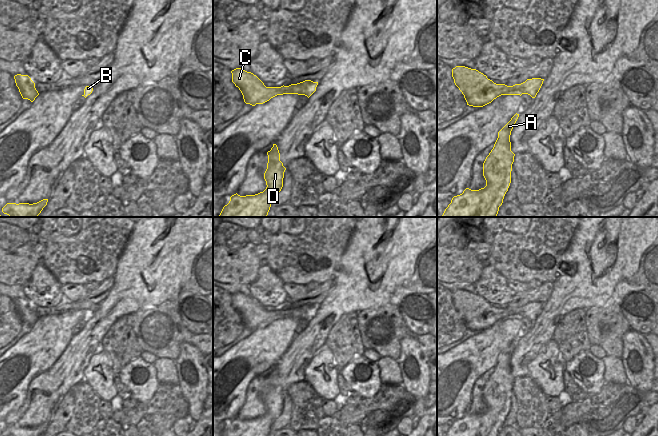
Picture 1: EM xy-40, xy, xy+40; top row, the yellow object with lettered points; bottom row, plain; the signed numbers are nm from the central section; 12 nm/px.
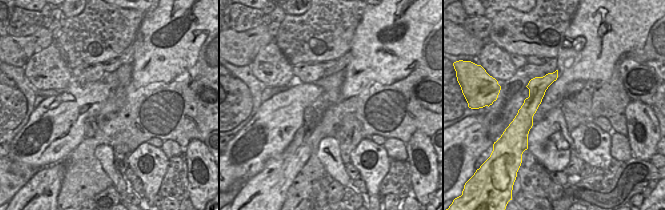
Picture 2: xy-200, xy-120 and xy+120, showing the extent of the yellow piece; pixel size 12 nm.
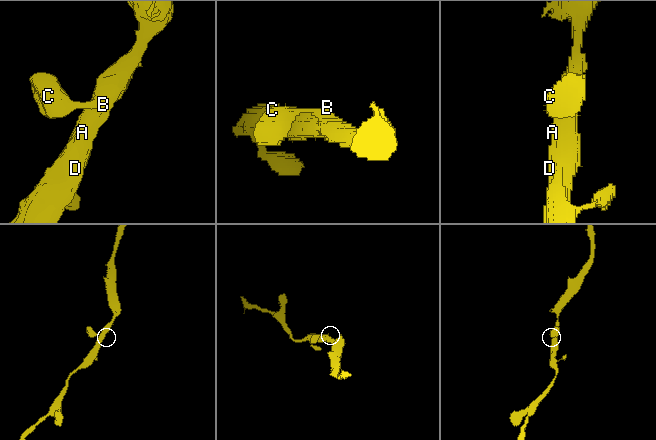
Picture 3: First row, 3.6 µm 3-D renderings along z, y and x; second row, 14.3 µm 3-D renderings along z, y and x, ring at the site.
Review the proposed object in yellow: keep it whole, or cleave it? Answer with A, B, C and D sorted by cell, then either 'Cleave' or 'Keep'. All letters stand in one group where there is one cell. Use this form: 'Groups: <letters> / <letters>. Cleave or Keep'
Groups: A B C D. Keep.

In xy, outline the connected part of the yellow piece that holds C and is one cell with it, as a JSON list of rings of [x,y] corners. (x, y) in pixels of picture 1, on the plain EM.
[[[236,292],[231,297],[232,306],[241,315],[244,326],[252,330],[263,328],[271,322],[283,318],[305,319],[309,322],[318,309],[318,306],[305,304],[289,310],[266,311],[256,299],[241,292]]]

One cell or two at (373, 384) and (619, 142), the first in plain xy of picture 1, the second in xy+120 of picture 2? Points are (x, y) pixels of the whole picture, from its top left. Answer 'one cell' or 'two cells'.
two cells

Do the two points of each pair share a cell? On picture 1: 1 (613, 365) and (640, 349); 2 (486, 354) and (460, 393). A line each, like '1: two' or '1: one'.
1: two
2: one

